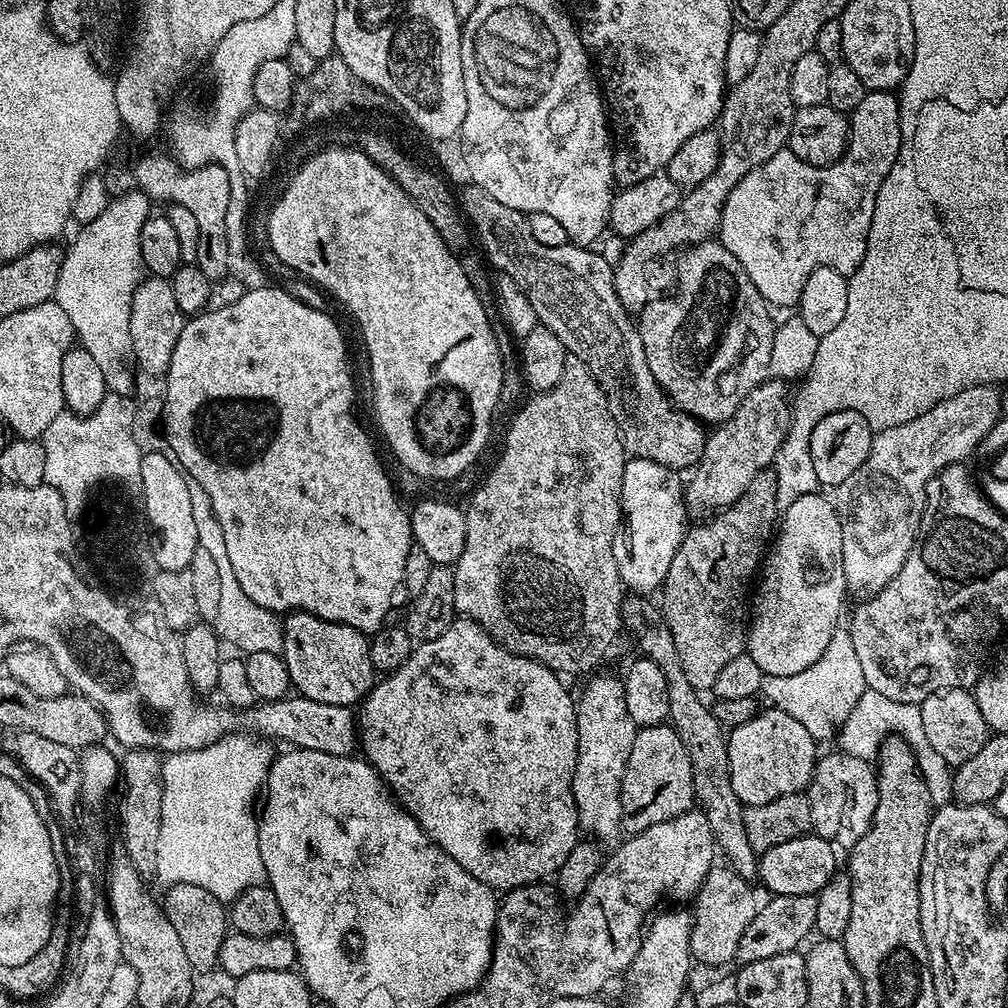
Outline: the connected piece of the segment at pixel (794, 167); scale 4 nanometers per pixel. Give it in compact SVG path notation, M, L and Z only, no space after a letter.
M868 90L865 91L862 102L858 102L858 106L850 114L848 151L840 159L826 166L814 166L802 162L802 158L798 158L790 151L781 150L774 154L774 158L762 162L762 166L750 170L750 174L746 174L746 178L742 178L742 182L738 182L738 186L734 186L734 190L730 190L730 194L722 206L718 243L726 250L730 250L730 254L734 254L734 258L738 258L738 262L742 262L742 270L746 270L746 274L750 274L750 282L754 282L758 294L762 294L762 298L769 306L775 306L779 309L778 307L788 308L791 304L792 307L799 305L800 295L806 286L806 278L810 278L810 274L814 274L814 270L818 270L822 266L830 266L834 270L838 270L838 274L847 277L853 276L858 270L858 266L862 266L862 258L866 258L866 242L870 234L870 222L874 218L874 202L878 198L878 190L882 186L886 174L890 174L890 170L898 158L900 143L903 141L904 131L900 125L900 101L897 93L892 90L887 92Z

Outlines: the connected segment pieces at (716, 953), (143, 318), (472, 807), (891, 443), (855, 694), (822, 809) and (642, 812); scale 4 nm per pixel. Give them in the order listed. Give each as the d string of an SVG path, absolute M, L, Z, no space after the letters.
M713 866L700 884L700 891L695 893L697 909L694 910L694 925L690 938L690 950L693 961L700 964L728 964L736 960L738 944L742 934L754 920L758 909L756 892L753 885L742 879L732 868Z
M145 278L141 280L134 290L134 298L130 306L130 342L132 343L131 355L136 356L140 368L148 376L163 377L168 371L170 360L174 358L174 346L178 346L178 334L182 334L186 316L178 308L177 300L171 290L171 279L168 278Z
M456 618L450 626L446 626L446 630L442 630L442 634L438 634L438 638L417 643L402 666L377 679L358 708L358 748L363 759L372 765L387 784L388 791L420 823L424 833L436 843L437 848L454 858L462 870L474 874L478 882L493 890L521 888L524 884L544 882L555 877L562 862L566 862L566 854L574 850L581 831L572 789L572 776L578 758L577 701L560 680L563 679L542 662L516 656L503 648L481 624L475 624L467 618Z
M979 384L978 386L970 386L966 390L938 402L938 406L926 410L926 414L918 414L918 418L914 418L910 422L904 422L902 426L881 428L873 435L872 449L866 458L866 462L862 462L862 466L858 466L858 470L854 470L854 474L850 474L850 478L846 478L846 482L842 482L834 489L834 503L842 522L842 566L844 567L844 577L848 583L849 593L855 594L857 592L857 597L867 598L873 592L885 588L890 582L890 578L894 578L894 574L898 574L898 570L902 570L910 550L918 543L918 533L921 531L920 519L924 516L924 503L928 500L928 483L931 480L933 483L939 477L940 471L947 468L948 465L967 461L967 456L970 454L972 456L977 451L979 443L986 438L986 434L989 434L991 428L995 426L997 420L1001 419L1001 416L1000 388L991 384Z
M848 630L836 631L834 638L830 638L830 646L826 646L822 658L818 658L814 666L806 666L806 670L798 670L798 674L765 676L760 684L763 699L768 699L771 707L790 714L790 718L797 720L817 742L824 742L831 736L833 739L839 733L865 690L862 665L858 663L858 653Z
M833 750L829 756L821 755L817 759L816 772L812 775L806 795L811 806L815 835L823 840L831 840L833 845L841 849L851 849L872 825L879 802L877 769L869 761Z
M671 723L655 724L637 731L621 780L620 794L620 826L628 834L658 826L658 822L666 822L670 818L678 818L693 807L696 791L690 754Z

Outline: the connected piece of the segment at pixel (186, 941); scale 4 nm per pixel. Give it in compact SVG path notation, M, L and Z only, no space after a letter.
M174 884L162 896L162 907L170 926L178 933L182 941L182 950L190 962L193 973L208 972L215 969L220 962L222 942L230 931L230 921L225 901L214 898L210 890L202 890L193 884Z

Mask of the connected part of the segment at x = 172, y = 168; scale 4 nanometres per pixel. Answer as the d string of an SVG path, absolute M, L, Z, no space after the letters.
M167 151L152 152L132 168L135 187L149 197L169 196L172 204L186 206L198 221L198 258L195 265L210 281L229 279L234 261L226 242L226 210L230 210L230 173L217 164L185 170Z

